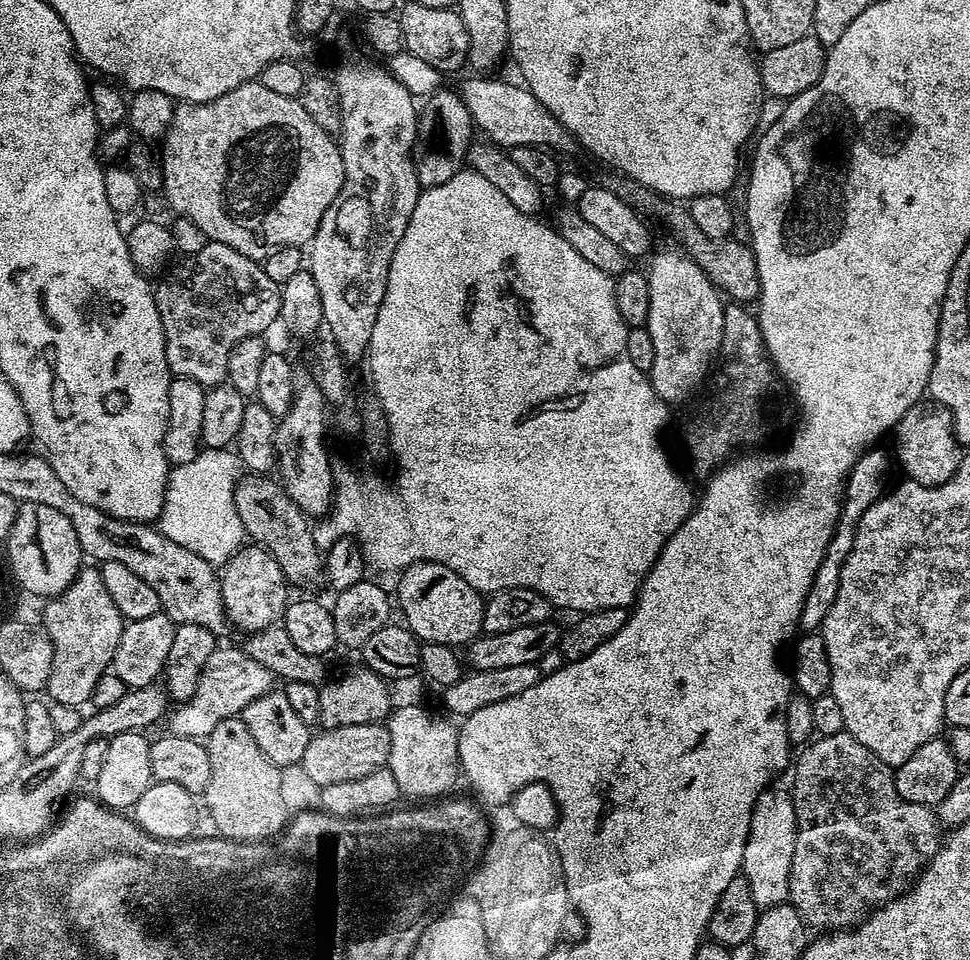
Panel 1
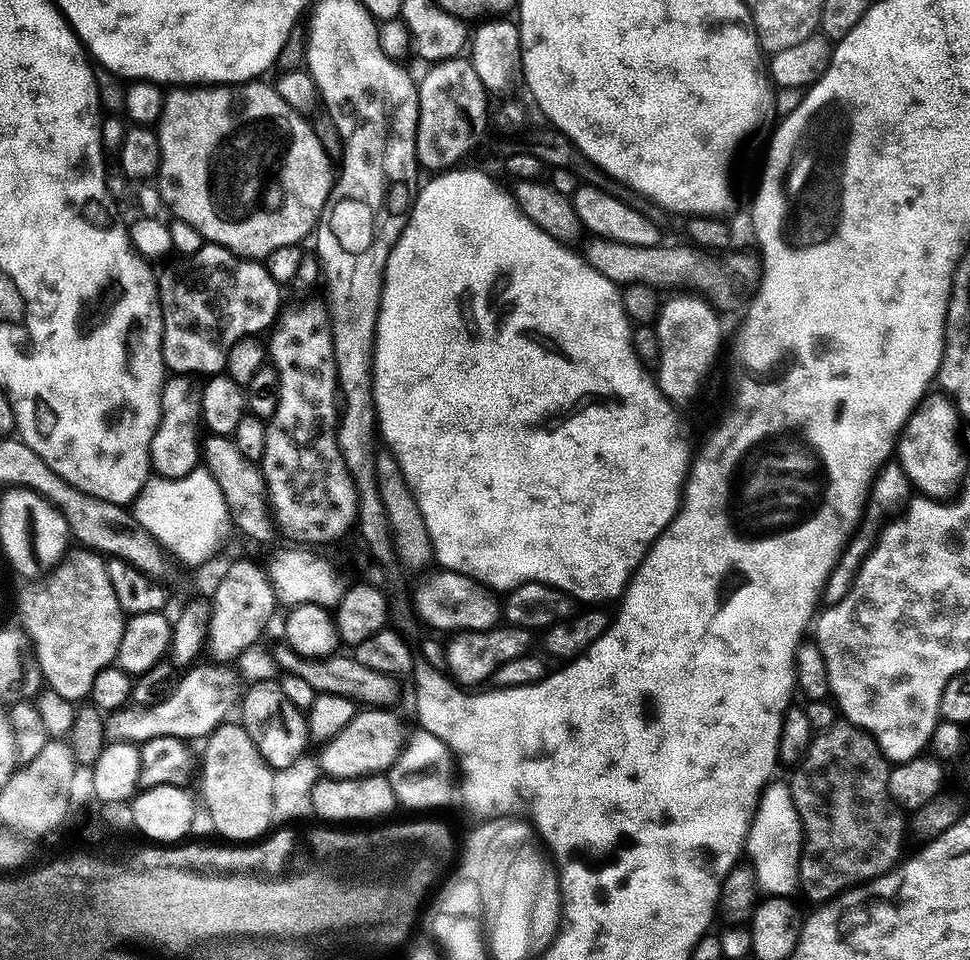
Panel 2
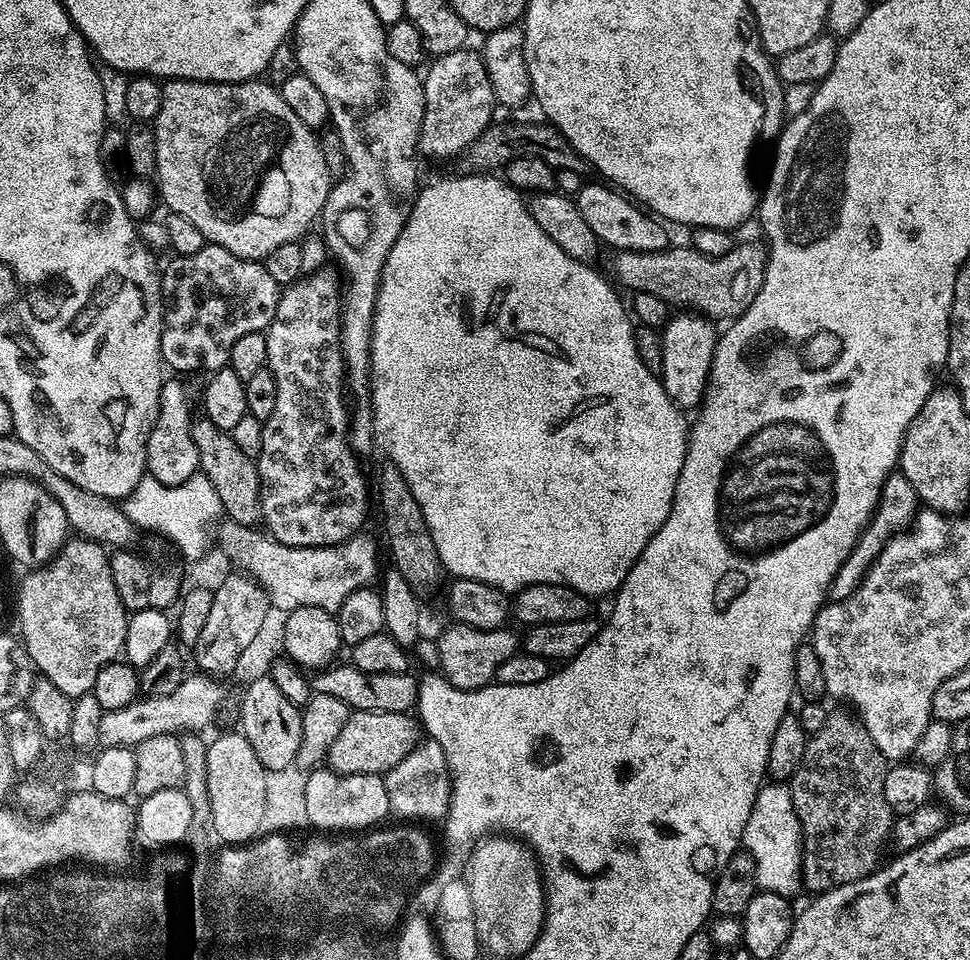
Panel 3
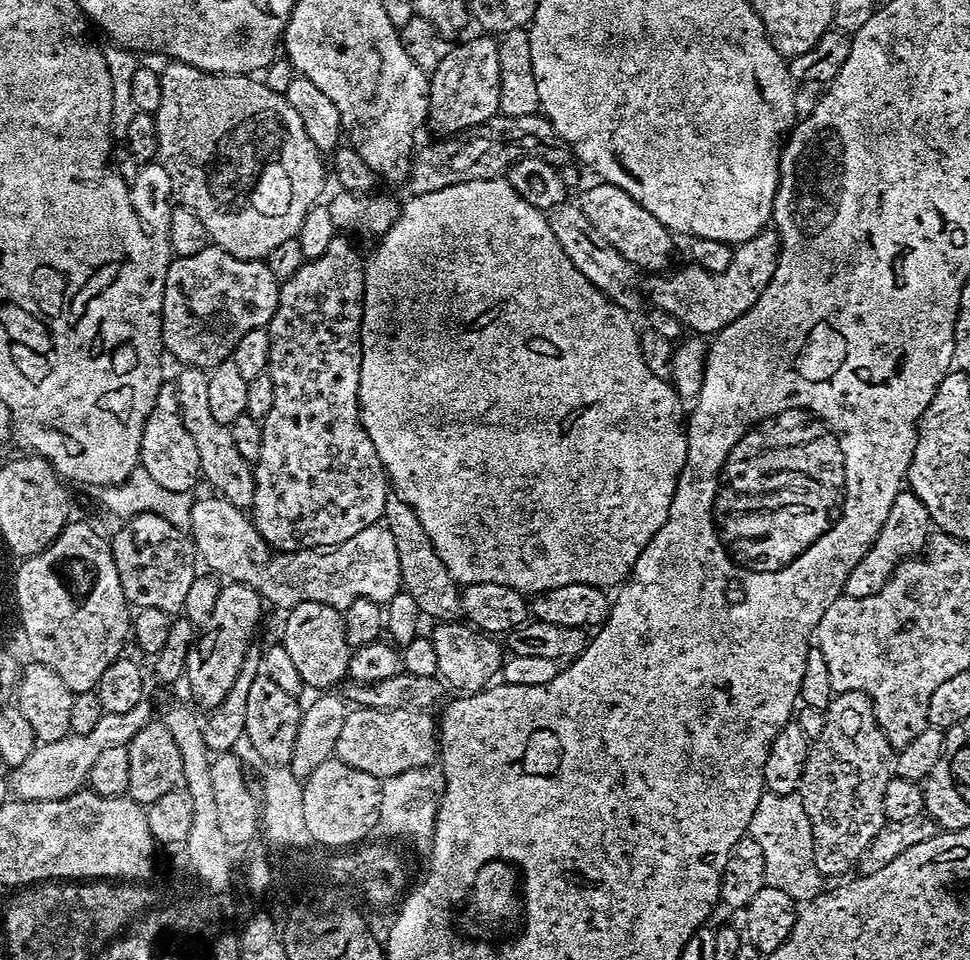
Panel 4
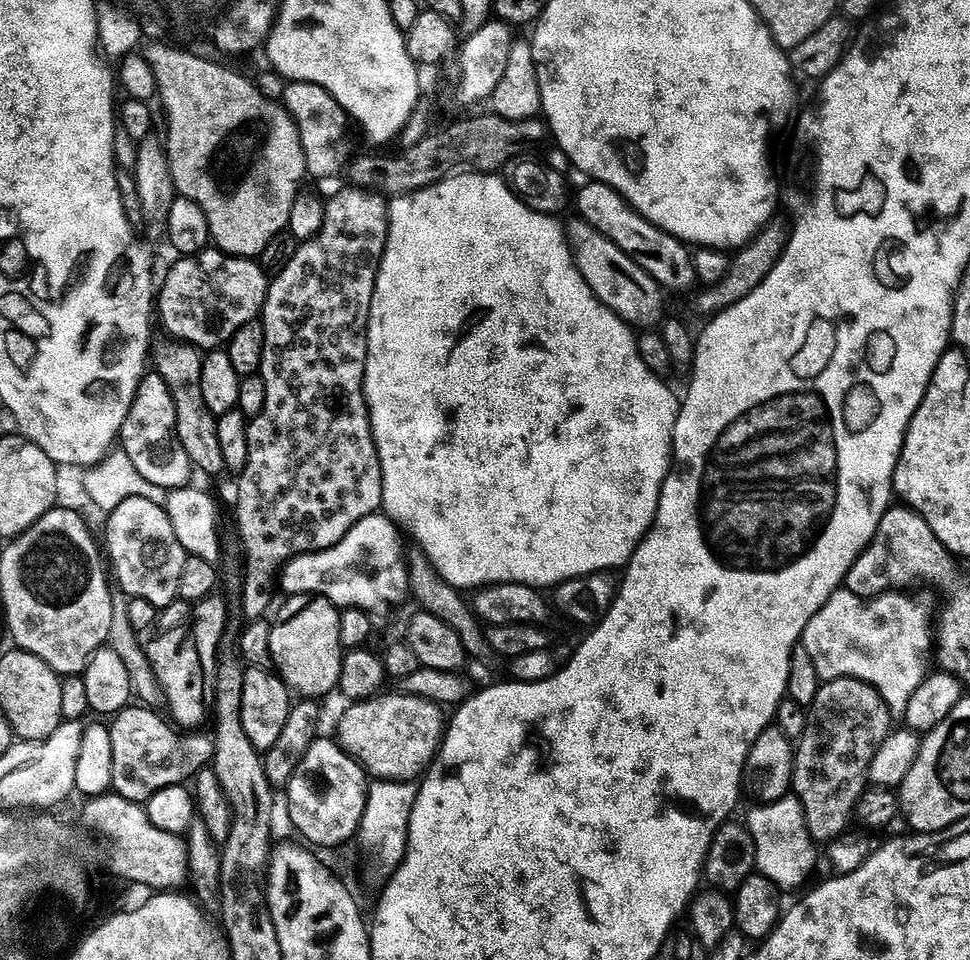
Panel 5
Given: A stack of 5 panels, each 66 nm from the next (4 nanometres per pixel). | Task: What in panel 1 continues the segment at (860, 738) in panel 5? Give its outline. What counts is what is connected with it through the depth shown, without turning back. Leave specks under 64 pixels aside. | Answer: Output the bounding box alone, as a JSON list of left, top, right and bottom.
[788,731,942,930]

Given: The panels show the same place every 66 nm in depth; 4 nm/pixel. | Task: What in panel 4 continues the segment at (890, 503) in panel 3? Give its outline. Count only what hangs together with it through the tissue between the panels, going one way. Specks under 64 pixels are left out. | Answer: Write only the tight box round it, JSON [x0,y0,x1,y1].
[843,490,930,598]

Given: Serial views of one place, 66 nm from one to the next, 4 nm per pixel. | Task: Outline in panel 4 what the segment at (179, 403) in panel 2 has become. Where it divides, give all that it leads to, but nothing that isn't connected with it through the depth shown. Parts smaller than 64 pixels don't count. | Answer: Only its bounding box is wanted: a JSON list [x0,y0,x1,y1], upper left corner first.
[139,383,201,493]

